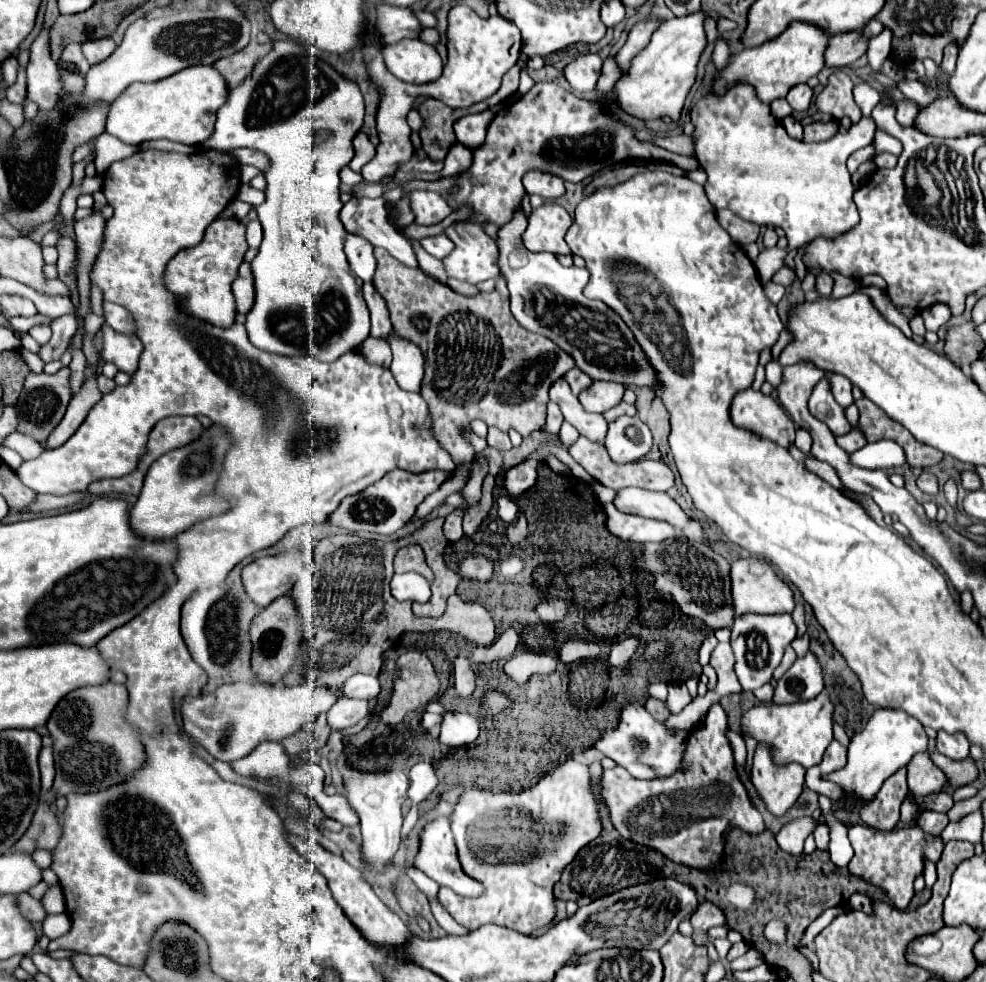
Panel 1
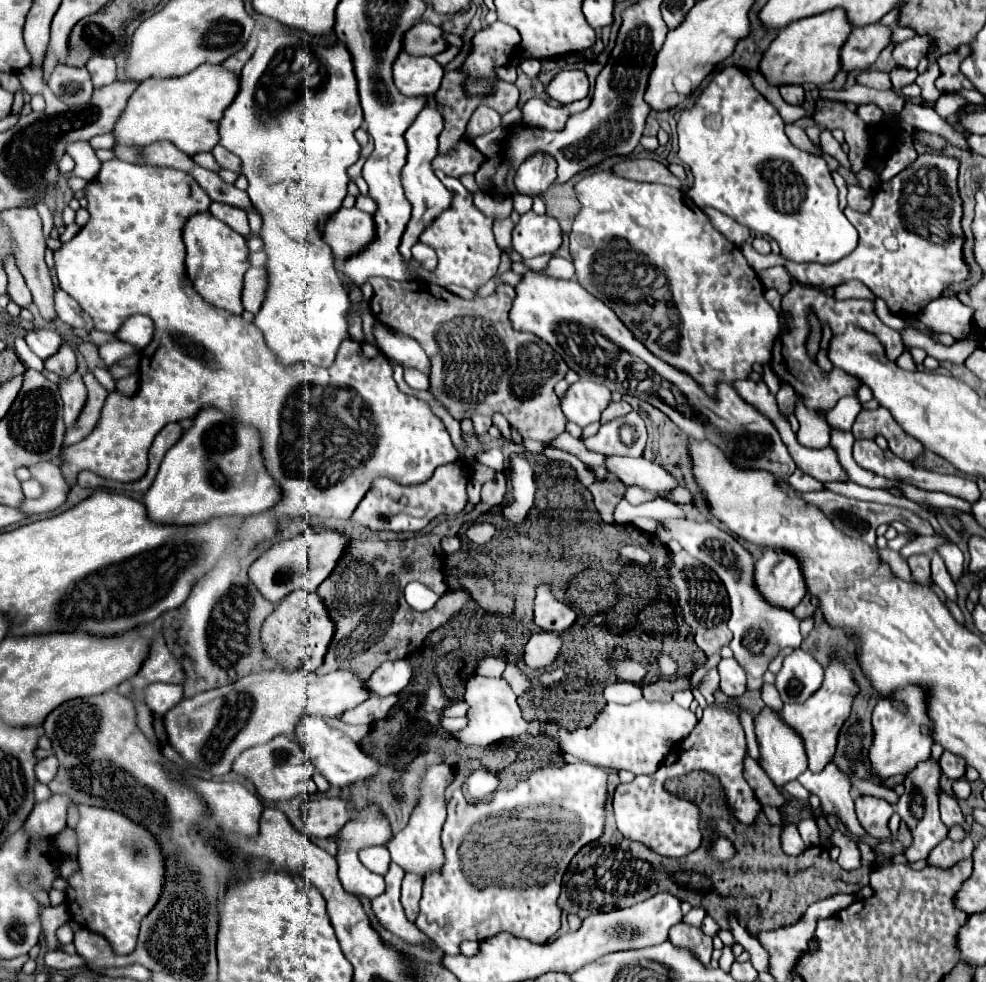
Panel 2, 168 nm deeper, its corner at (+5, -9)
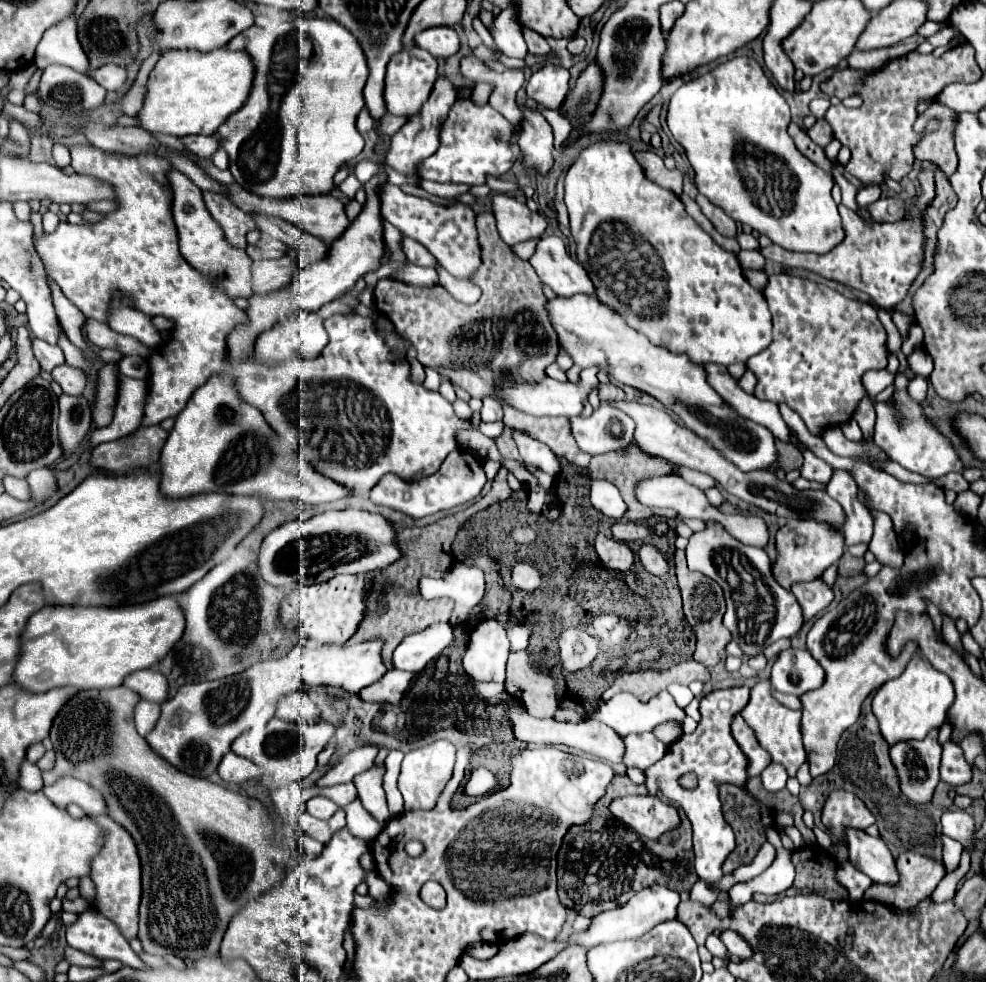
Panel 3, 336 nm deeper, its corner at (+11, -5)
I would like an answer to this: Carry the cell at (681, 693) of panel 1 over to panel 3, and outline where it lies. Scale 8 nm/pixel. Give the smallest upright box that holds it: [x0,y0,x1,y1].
[668,683,694,709]

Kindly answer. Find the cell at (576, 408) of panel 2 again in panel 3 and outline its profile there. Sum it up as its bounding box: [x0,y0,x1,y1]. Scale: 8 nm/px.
[500,369,598,417]

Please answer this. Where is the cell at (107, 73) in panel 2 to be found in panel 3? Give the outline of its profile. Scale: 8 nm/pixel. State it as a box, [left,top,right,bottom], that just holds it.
[92,65,126,91]

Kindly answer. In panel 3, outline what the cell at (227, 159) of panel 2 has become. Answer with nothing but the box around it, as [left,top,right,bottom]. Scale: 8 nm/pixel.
[182,137,218,159]

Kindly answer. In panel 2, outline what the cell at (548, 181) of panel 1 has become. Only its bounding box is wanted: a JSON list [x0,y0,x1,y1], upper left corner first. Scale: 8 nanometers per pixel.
[514,153,556,195]

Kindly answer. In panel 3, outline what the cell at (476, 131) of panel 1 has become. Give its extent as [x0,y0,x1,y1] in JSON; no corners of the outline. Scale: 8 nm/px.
[472,83,490,105]

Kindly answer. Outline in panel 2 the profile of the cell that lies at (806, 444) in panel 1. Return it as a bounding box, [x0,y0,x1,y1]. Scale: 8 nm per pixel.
[796,397,830,449]

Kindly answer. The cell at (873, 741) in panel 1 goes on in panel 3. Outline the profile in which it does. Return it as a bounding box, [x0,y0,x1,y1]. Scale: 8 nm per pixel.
[872,655,954,747]

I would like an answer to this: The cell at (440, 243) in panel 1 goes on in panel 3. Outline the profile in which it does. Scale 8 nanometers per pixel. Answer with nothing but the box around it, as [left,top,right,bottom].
[402,237,438,269]

